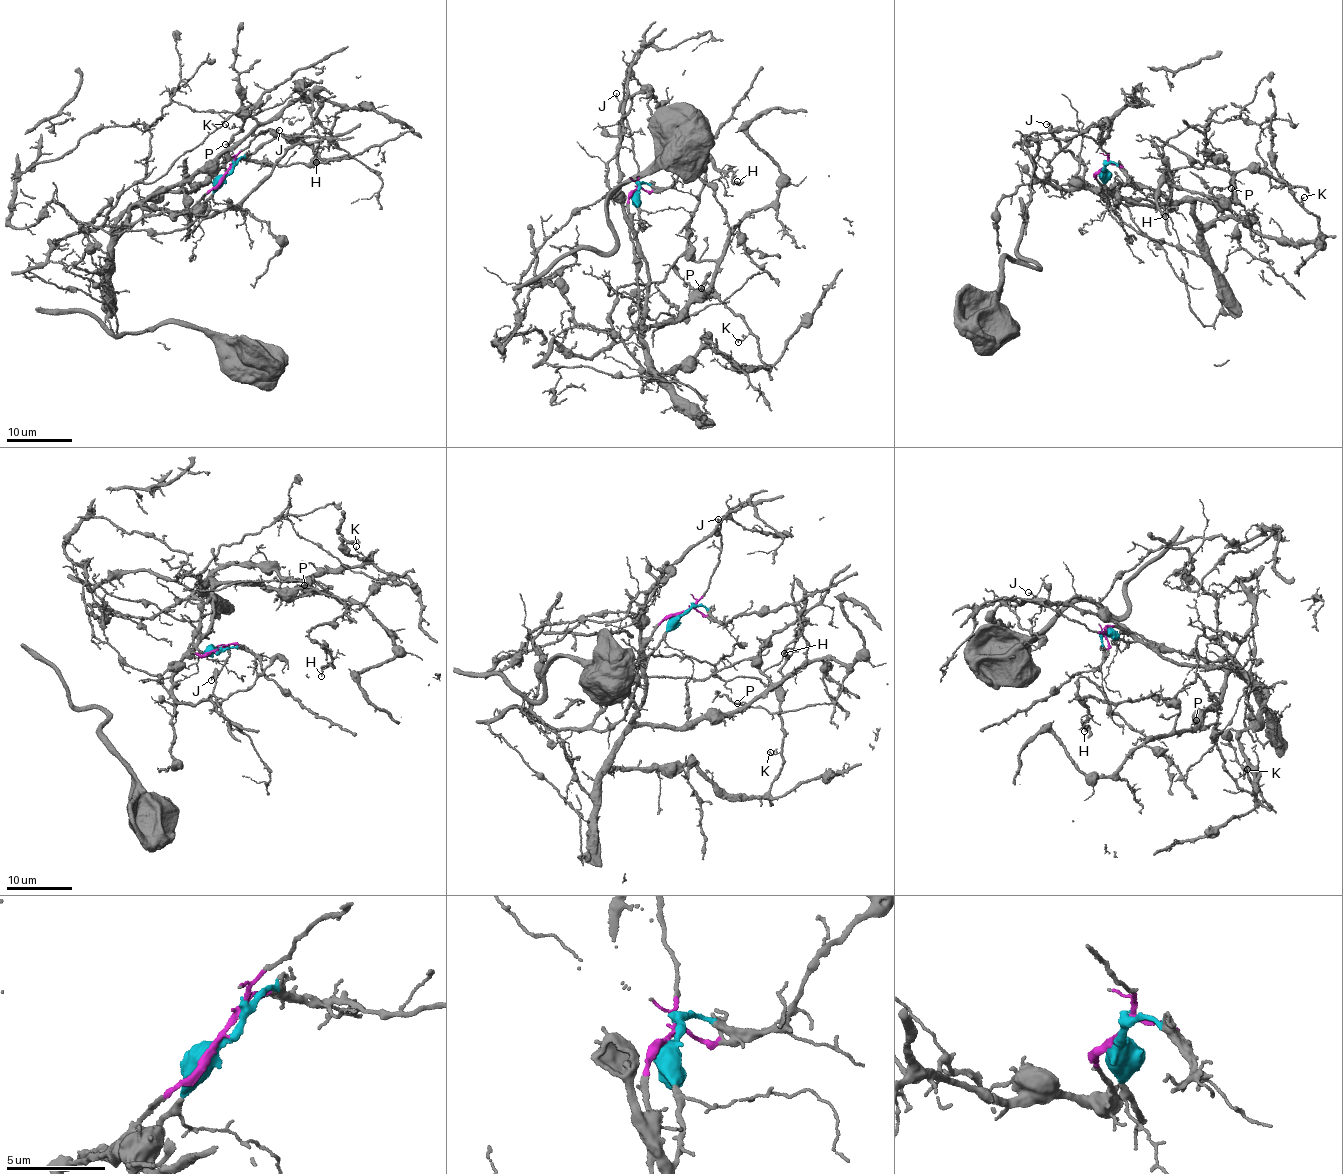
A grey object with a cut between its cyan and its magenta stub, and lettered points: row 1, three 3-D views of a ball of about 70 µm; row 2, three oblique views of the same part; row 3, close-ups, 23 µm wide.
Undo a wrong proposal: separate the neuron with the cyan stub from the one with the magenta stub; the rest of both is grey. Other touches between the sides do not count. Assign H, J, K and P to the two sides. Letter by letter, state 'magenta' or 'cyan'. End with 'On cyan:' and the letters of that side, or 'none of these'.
H: cyan
J: magenta
K: cyan
P: cyan
On cyan: H, K, P

